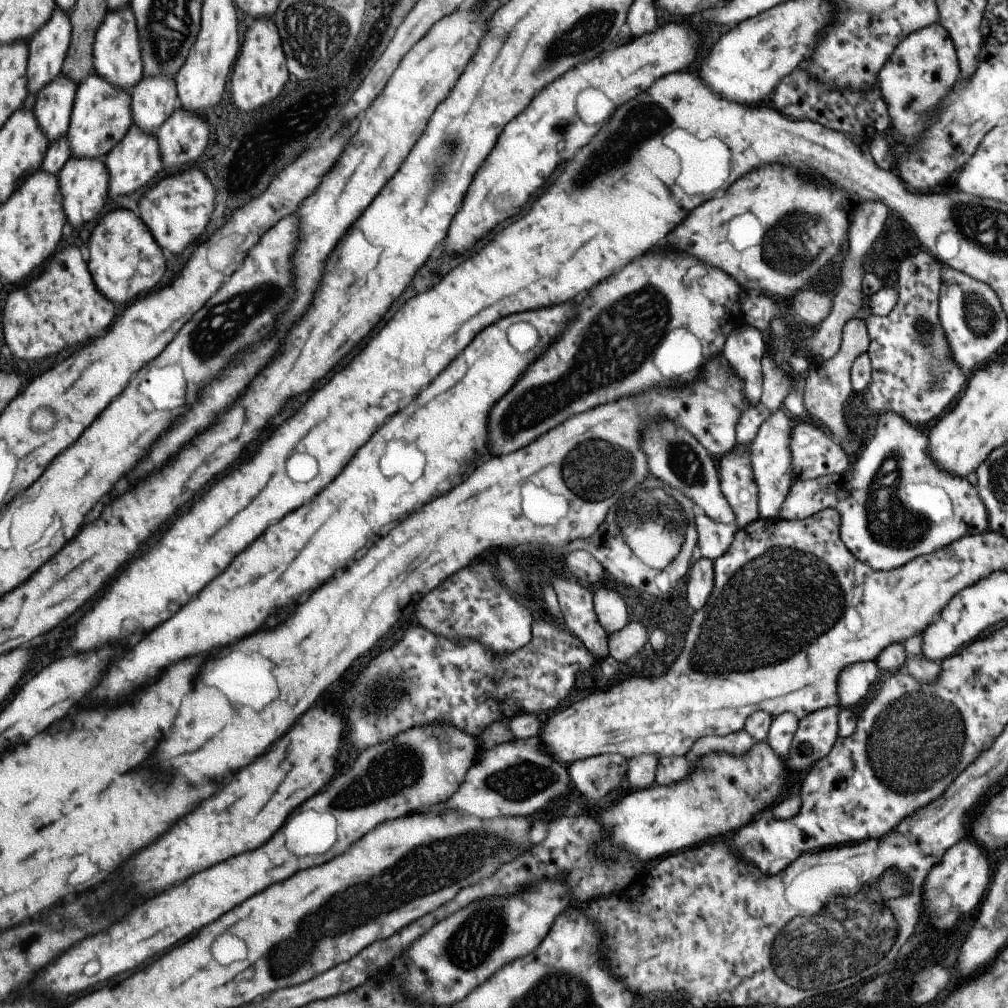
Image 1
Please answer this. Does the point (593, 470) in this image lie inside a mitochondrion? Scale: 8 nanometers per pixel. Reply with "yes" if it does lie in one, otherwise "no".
yes

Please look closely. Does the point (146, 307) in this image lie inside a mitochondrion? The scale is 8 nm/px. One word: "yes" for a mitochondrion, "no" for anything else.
no

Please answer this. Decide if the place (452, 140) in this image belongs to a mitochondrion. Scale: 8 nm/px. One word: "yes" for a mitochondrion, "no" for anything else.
yes

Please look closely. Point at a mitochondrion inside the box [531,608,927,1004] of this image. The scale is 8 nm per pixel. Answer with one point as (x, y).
(800, 958)

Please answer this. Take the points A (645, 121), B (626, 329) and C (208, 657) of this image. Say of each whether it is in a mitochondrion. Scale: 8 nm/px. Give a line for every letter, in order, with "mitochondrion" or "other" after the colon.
A: mitochondrion
B: mitochondrion
C: other

